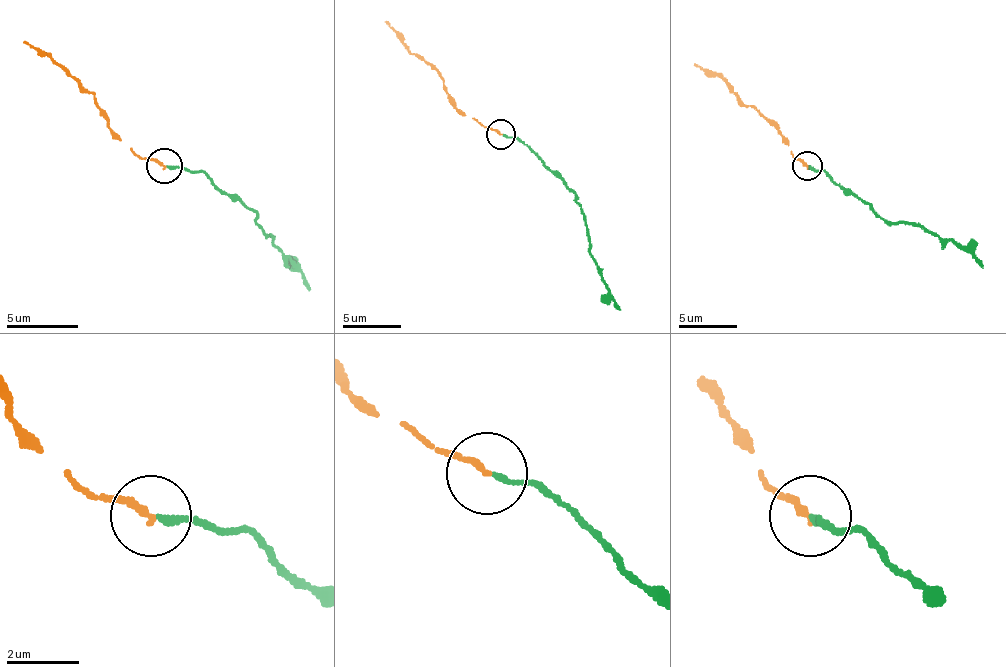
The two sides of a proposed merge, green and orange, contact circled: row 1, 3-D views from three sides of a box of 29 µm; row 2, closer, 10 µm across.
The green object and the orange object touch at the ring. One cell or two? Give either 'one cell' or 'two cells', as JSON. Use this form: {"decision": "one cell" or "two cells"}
{"decision": "one cell"}

